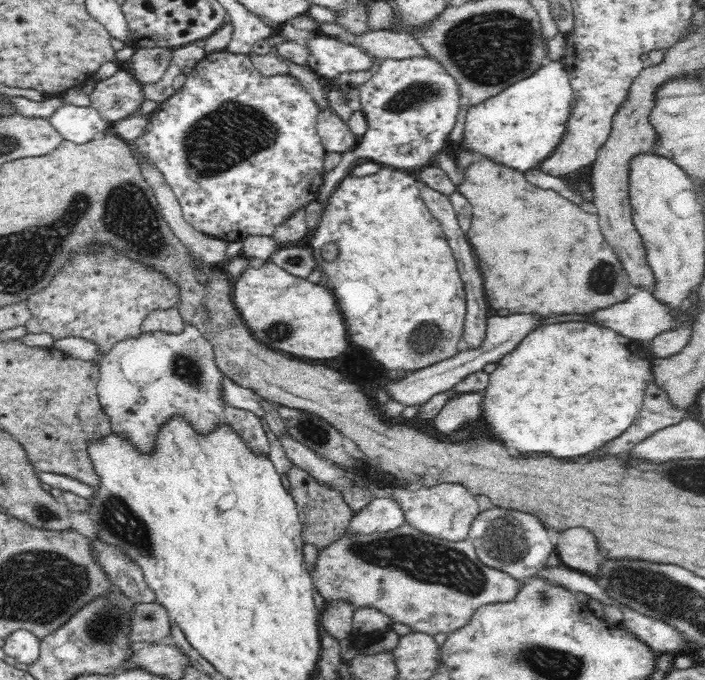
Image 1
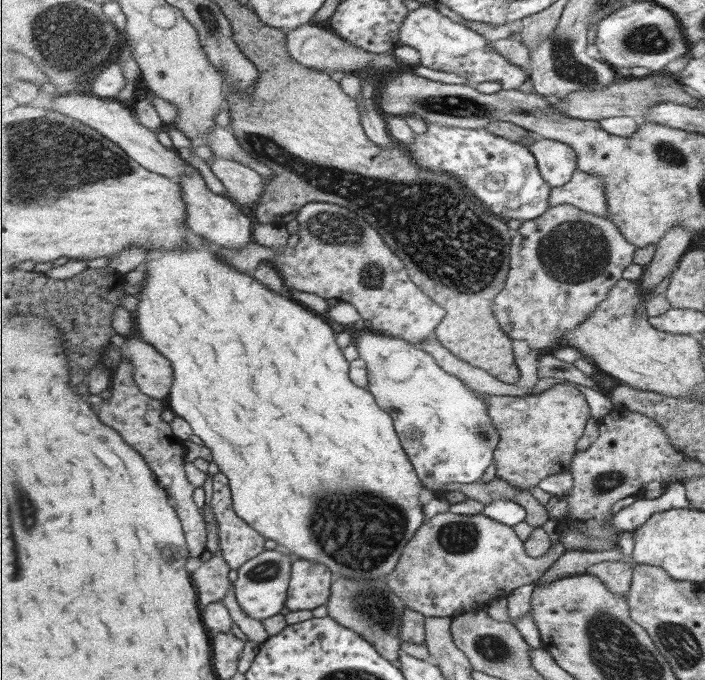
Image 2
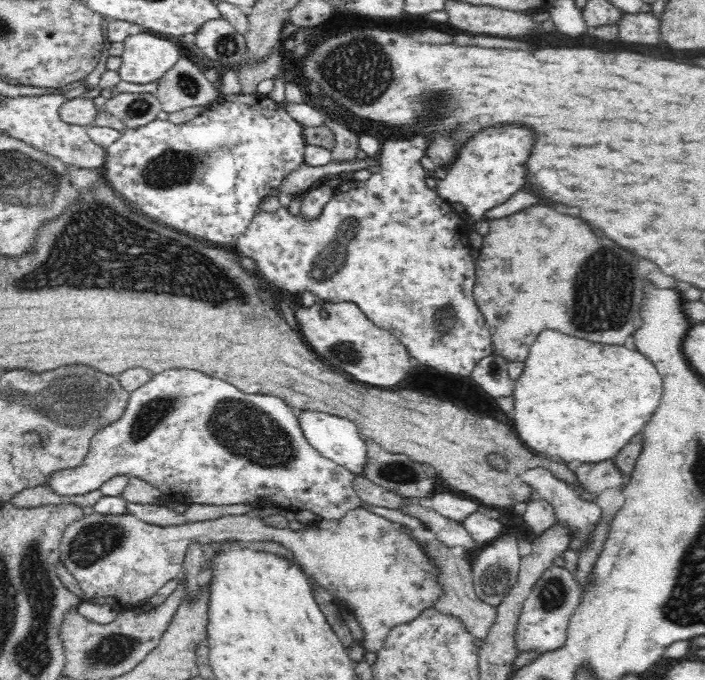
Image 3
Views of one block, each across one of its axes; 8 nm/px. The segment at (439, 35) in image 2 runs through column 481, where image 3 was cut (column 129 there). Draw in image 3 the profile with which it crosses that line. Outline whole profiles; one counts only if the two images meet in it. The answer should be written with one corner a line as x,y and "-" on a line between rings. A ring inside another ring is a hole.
144,31
140,34
124,38
124,53
121,56
122,65
117,71
122,81
134,84
148,84
158,81
180,58
180,44
171,37
159,36

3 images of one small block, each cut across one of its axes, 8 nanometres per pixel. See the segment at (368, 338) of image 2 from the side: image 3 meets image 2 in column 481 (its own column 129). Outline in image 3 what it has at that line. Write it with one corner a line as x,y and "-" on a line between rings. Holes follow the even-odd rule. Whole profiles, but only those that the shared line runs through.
171,367
168,370
159,371
153,374
152,378
129,393
126,406
123,407
123,414
112,423
98,428
91,437
90,450
85,461
77,469
62,469
54,474
48,486
52,487
58,495
72,496
84,495
91,491
99,490
108,480
114,476
126,476
131,480
136,478
150,486
155,486
164,493
169,494
173,500
184,502
188,505
210,505
210,506
230,506
253,504
255,506
280,506
293,507
294,509
304,509
318,514
323,519
338,519
346,514
348,510
354,510
364,504
360,497
356,495
353,488
354,474
347,468
340,466
333,460
319,456
319,453
310,447
304,438
302,430
296,416
296,410
287,405
281,398
268,394
248,394
240,390
233,383
222,378
214,378
205,371
192,370
189,367

